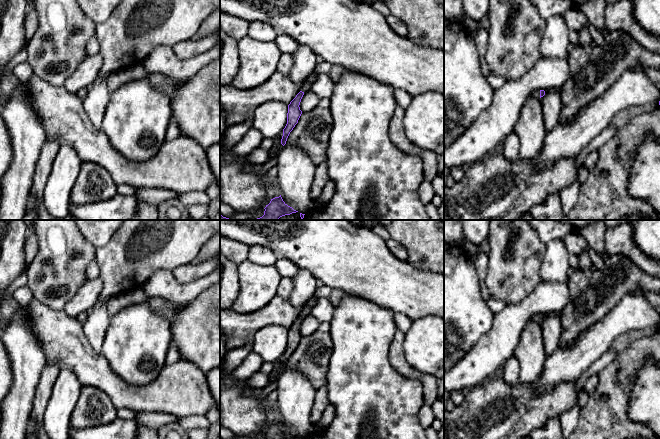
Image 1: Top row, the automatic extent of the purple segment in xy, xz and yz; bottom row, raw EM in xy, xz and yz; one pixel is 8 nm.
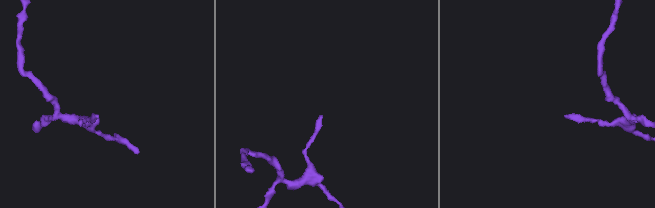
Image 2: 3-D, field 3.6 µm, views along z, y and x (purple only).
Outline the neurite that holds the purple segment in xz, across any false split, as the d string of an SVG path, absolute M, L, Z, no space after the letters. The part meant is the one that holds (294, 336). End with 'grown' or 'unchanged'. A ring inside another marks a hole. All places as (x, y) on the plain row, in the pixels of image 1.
M312 296L305 304L301 315L296 319L296 321L288 329L287 348L283 353L283 360L281 363L281 368L283 370L286 368L286 365L290 356L298 347L298 344L302 338L302 335L300 334L300 331L299 331L301 323L306 316L310 315L310 311L312 307L316 304L318 300L319 298Z; grown

